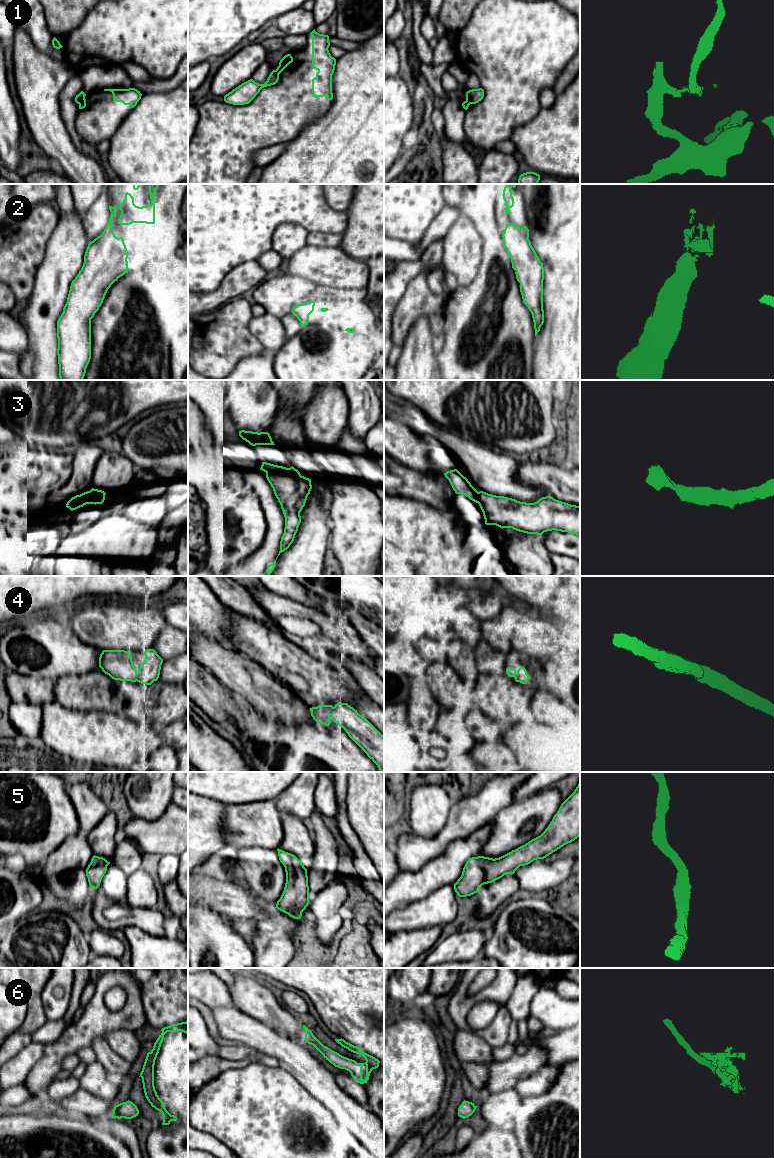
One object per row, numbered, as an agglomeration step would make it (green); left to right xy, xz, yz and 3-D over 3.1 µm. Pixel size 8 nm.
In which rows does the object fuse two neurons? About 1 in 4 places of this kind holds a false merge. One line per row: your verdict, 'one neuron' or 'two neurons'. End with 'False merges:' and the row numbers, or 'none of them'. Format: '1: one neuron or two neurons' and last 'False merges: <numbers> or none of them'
1: two neurons
2: one neuron
3: one neuron
4: one neuron
5: one neuron
6: one neuron
False merges: 1

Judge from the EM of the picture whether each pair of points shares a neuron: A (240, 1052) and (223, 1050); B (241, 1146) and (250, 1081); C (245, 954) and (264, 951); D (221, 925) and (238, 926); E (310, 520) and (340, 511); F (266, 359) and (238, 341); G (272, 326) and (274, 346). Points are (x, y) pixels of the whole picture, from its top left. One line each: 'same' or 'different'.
A: same
B: same
C: different
D: different
E: different
F: different
G: same

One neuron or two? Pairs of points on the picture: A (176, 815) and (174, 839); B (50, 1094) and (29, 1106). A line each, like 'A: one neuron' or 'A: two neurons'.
A: one neuron
B: two neurons

